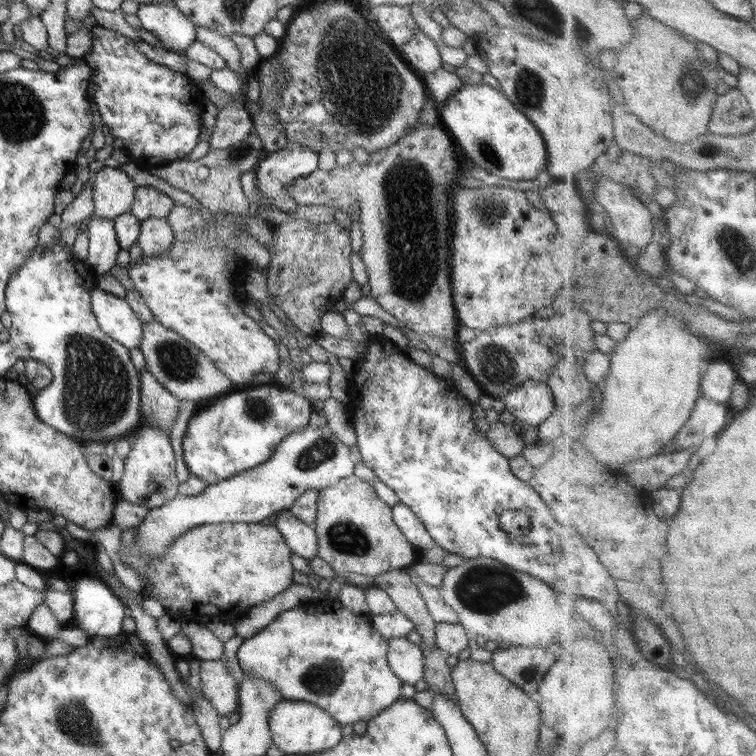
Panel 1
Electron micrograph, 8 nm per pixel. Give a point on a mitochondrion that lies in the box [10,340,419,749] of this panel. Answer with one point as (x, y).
(74, 720)

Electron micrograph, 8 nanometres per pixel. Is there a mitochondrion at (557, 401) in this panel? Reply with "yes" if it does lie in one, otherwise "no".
no

